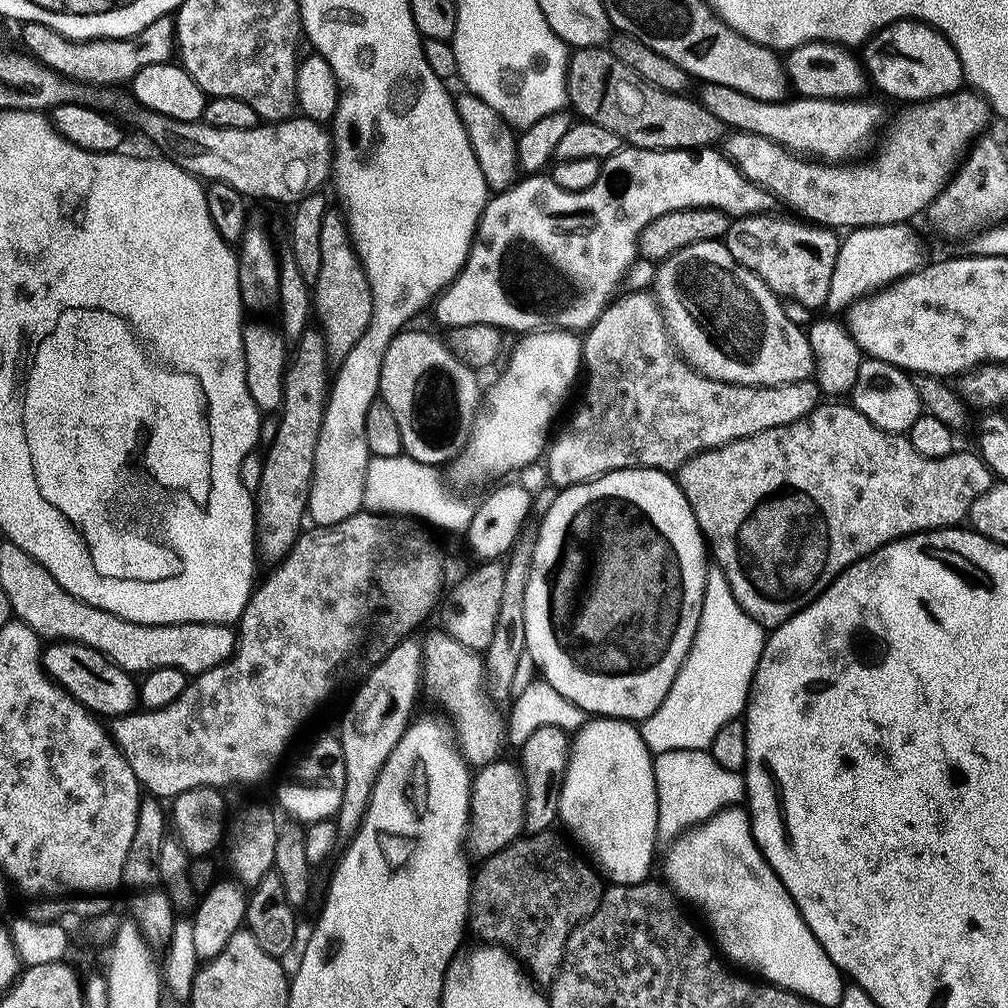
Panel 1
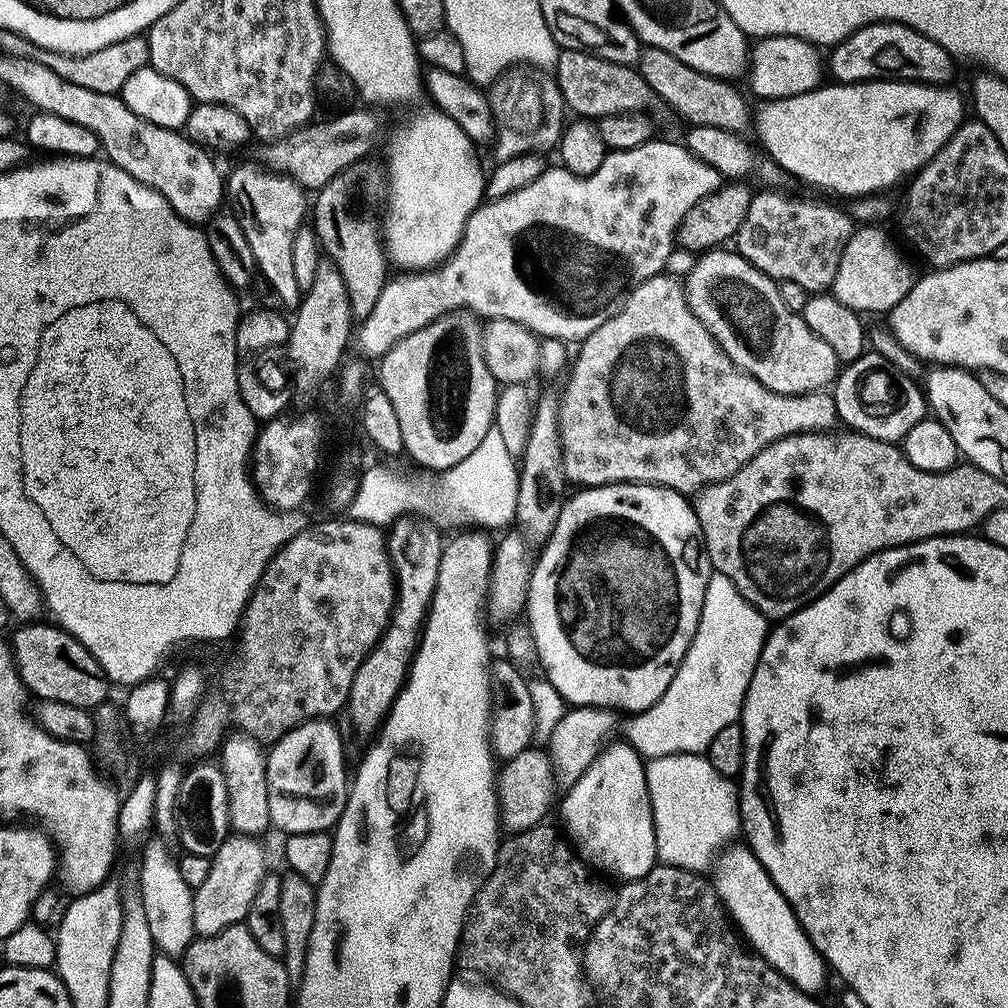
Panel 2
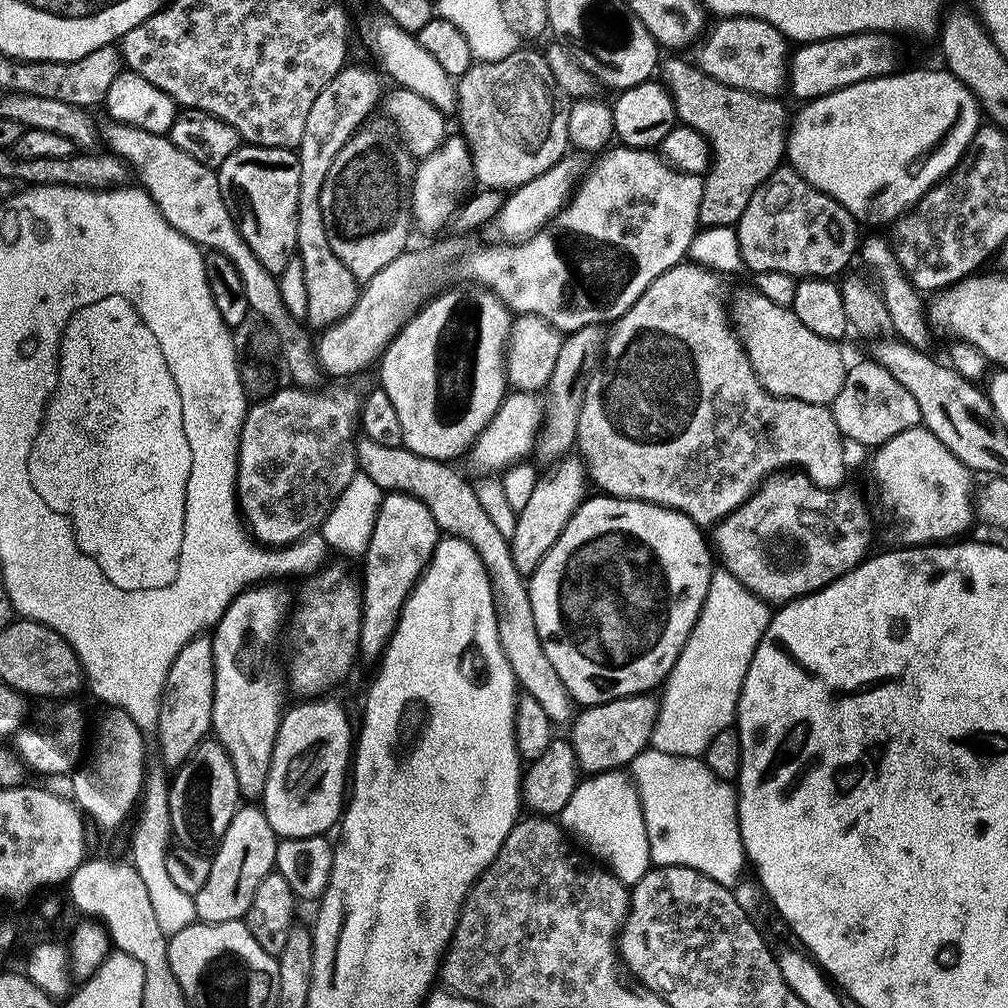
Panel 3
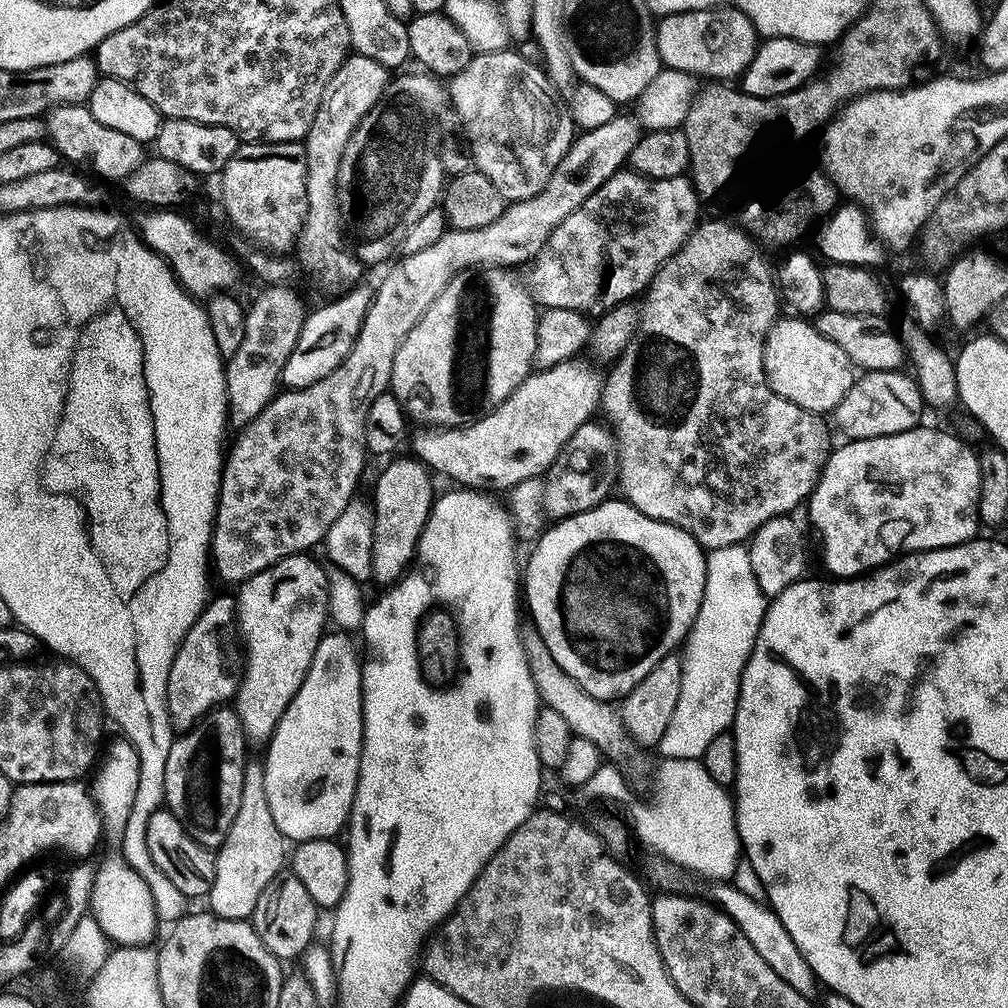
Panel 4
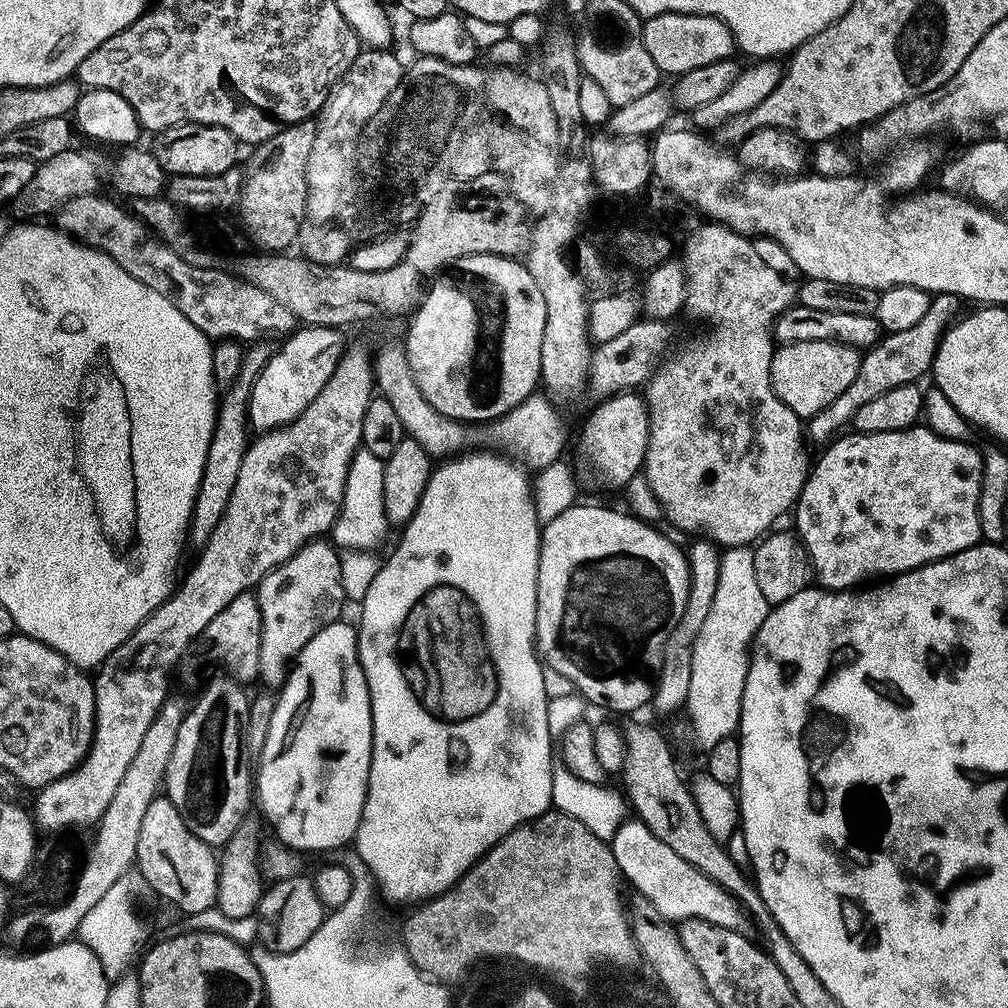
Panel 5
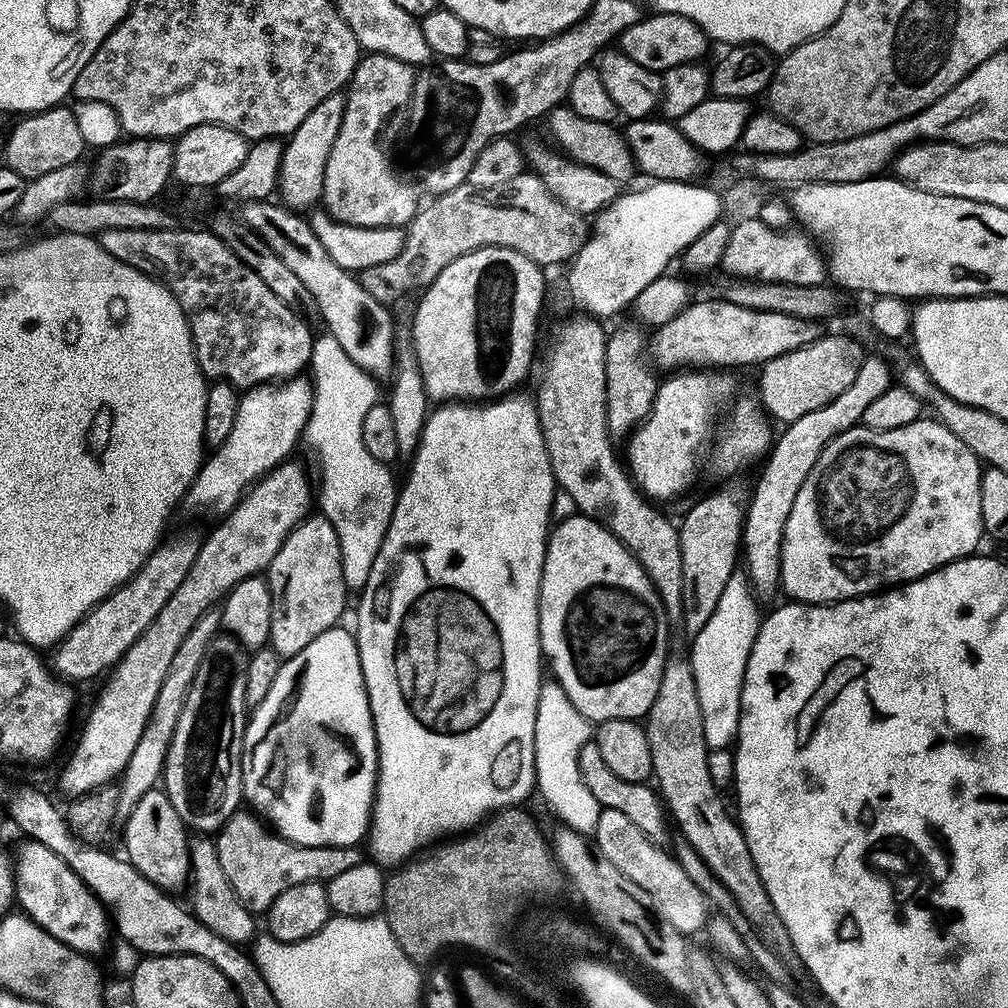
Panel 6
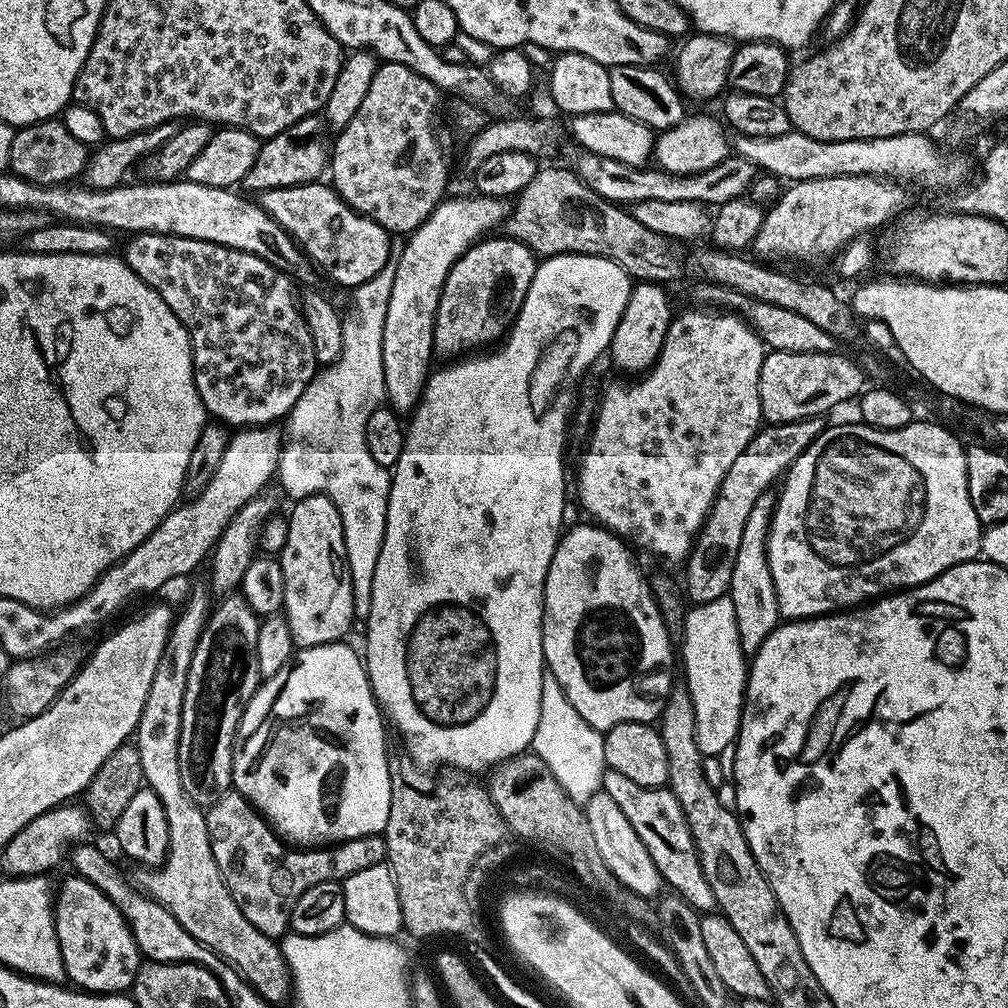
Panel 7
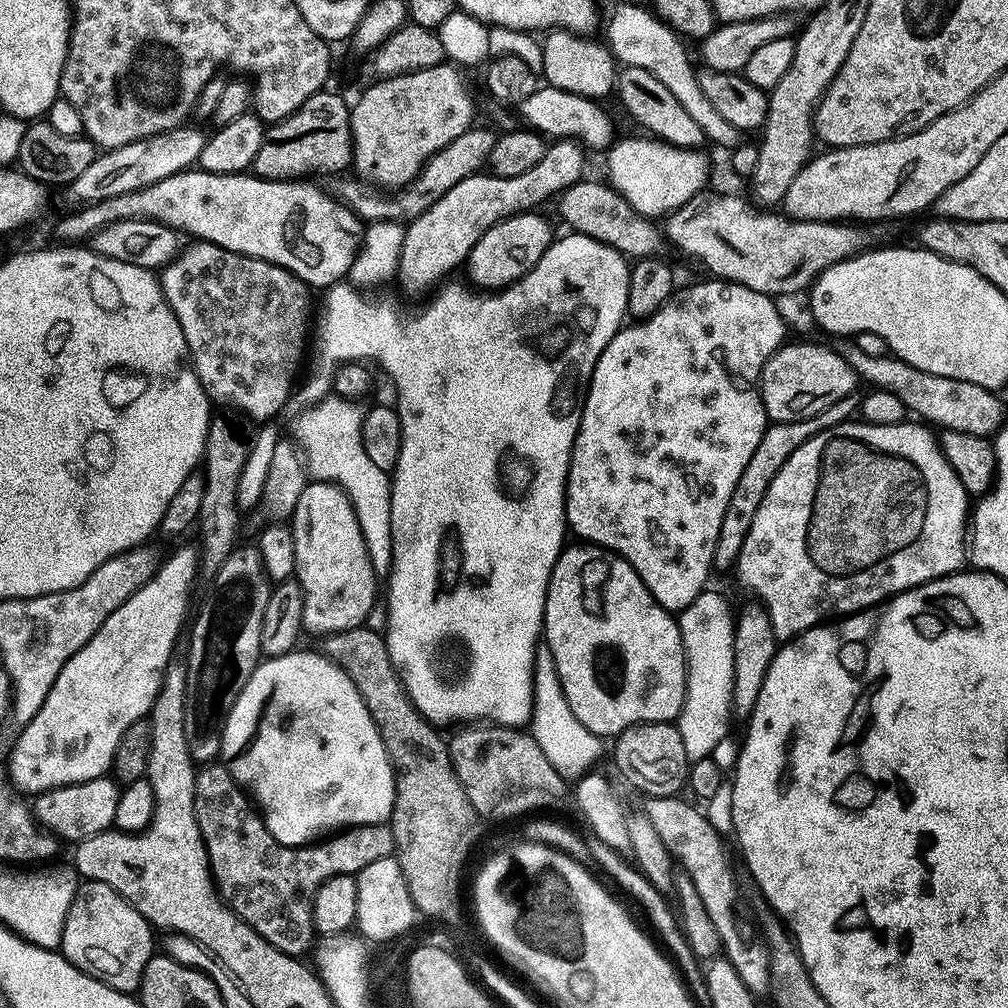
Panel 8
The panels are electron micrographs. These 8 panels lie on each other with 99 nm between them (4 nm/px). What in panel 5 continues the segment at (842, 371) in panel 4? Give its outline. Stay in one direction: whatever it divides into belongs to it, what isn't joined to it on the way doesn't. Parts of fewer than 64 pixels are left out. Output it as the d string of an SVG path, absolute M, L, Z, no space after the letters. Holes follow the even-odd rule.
M794 342L780 344L772 354L772 385L801 418L817 416L830 402L834 402L854 382L860 369L861 353L855 348L834 342Z

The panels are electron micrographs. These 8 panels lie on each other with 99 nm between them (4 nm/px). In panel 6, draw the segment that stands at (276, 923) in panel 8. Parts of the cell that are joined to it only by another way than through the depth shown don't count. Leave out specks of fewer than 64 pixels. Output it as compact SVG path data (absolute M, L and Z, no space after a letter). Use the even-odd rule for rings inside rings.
M237 810L215 833L214 843L222 874L228 879L228 886L236 899L249 913L267 913L268 907L290 886L315 880L327 882L336 875L346 874L346 870L362 860L360 848L311 848L301 844L291 844L277 834L259 815L251 811Z

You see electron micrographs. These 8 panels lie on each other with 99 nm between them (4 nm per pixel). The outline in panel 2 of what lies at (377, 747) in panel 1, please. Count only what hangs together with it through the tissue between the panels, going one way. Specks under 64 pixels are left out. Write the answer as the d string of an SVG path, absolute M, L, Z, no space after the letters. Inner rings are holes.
M405 515L393 521L386 532L388 558L396 578L396 601L392 607L392 617L388 620L382 638L366 654L358 674L354 674L354 686L346 705L346 716L352 719L352 728L360 736L375 737L384 725L384 719L396 701L396 696L408 678L408 667L416 655L424 617L438 580L438 566L442 562L445 541L440 540L441 531L425 519Z

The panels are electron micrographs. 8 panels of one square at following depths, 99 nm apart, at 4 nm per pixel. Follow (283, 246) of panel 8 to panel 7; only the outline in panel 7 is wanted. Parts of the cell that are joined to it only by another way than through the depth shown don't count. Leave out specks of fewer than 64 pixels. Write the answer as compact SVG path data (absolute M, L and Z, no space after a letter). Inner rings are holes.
M313 182L293 188L266 190L259 193L258 203L284 227L299 247L300 244L304 247L305 254L334 283L341 284L346 290L353 290L389 267L393 237L388 229L377 220L354 211L331 183Z

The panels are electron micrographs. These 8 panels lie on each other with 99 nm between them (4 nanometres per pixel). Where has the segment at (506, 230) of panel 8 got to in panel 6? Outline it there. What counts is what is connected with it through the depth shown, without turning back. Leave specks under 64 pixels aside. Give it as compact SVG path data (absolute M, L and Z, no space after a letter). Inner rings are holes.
M479 248L462 258L454 258L438 278L426 289L423 289L420 305L416 308L416 317L412 320L410 339L416 348L418 366L422 370L422 382L429 397L436 402L492 402L497 398L509 395L511 388L516 388L528 376L532 368L532 351L536 348L536 323L540 320L540 307L544 304L544 276L541 265L530 258L518 254L513 248Z

